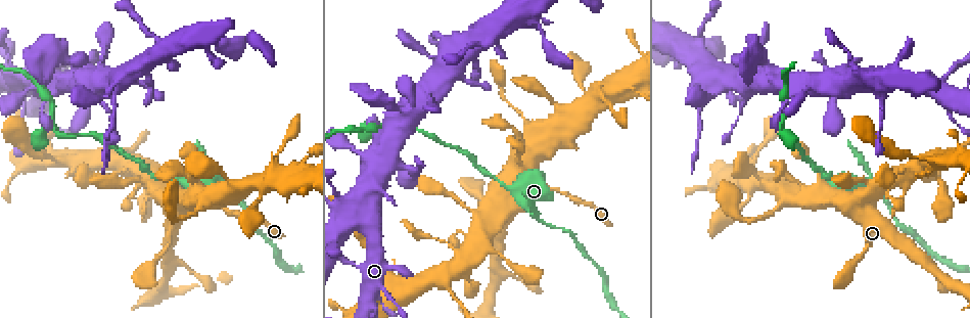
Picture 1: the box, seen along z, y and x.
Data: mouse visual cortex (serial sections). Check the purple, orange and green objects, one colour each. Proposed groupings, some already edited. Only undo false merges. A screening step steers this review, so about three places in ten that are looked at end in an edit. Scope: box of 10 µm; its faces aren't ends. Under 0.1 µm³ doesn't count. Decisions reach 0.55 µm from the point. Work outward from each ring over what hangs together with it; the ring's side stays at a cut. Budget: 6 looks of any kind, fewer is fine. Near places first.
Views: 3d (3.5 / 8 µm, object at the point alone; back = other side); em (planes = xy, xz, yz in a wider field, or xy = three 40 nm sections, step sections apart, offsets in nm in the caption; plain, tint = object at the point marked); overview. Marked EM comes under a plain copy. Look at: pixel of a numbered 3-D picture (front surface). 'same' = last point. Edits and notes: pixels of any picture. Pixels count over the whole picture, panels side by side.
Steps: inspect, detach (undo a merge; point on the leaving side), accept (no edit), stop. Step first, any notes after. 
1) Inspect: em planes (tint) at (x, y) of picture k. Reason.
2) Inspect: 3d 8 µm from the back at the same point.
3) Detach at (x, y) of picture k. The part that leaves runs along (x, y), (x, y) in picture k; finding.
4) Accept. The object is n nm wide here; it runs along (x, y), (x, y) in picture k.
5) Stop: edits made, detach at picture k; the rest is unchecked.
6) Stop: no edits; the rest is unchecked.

Inspect: em xy step 1 (tint) at (794, 199) of picture 1. Narrows sharply.

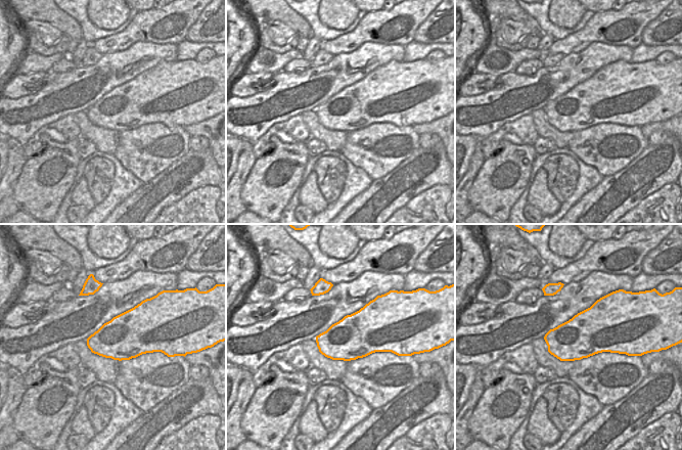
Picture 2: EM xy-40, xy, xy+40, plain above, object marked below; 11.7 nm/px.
Inspect: 3d 3.5 µm from the back at the same point.

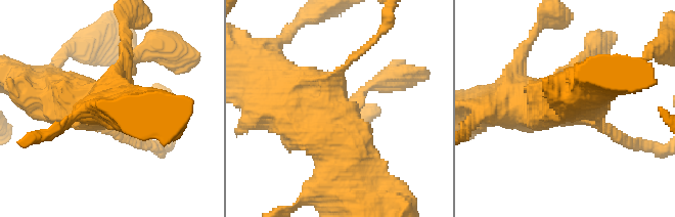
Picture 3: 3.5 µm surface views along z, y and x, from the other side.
Accept. It runs along (334, 188), (338, 141), (262, 81) in picture 3; one cell here.

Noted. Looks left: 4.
Inspect: 3d 3.5 µm at (264, 189) of picture 1. Small branch off a trunk.

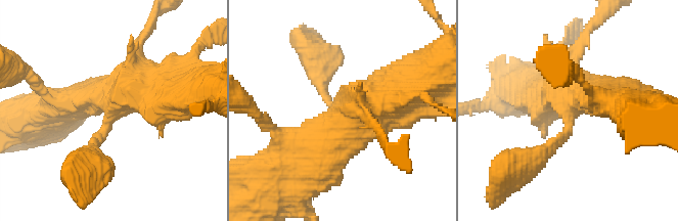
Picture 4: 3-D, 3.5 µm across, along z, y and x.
Inspect: em xy step 2 (tint) at (570, 110) of picture 4. Need the tissue.

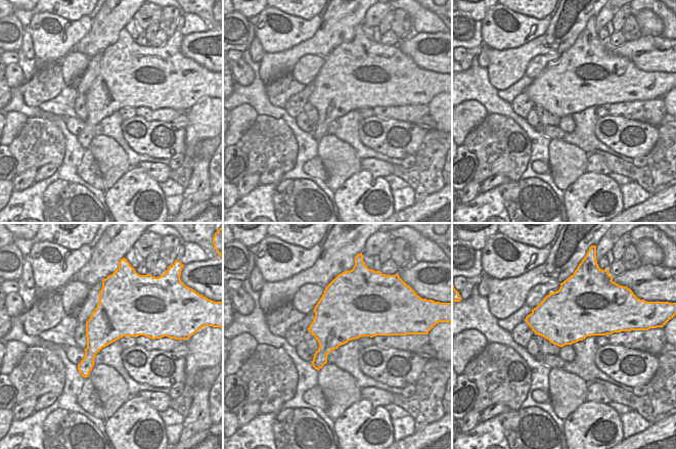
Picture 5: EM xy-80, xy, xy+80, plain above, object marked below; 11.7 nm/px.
Inspect: em xy step 1 (tint) at the same point. Cut it another way.

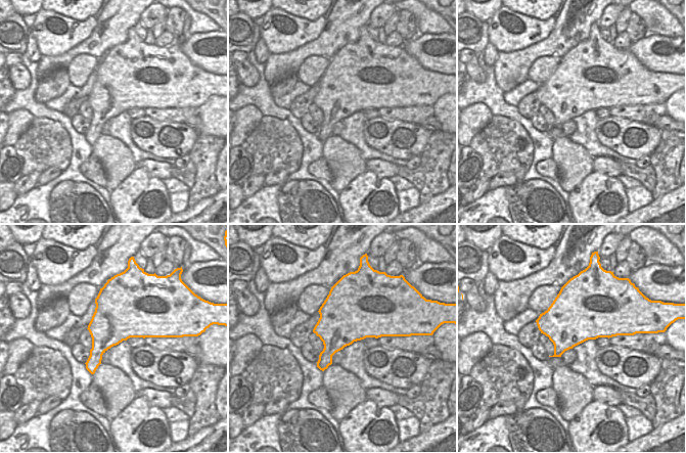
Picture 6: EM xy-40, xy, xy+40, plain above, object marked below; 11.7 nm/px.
Accept. The object is 600 nm wide here; it runs along (299, 162), (352, 118), (415, 88) in picture 4; all the same cell.

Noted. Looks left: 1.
Stop: no edits; the rest is unchecked.

